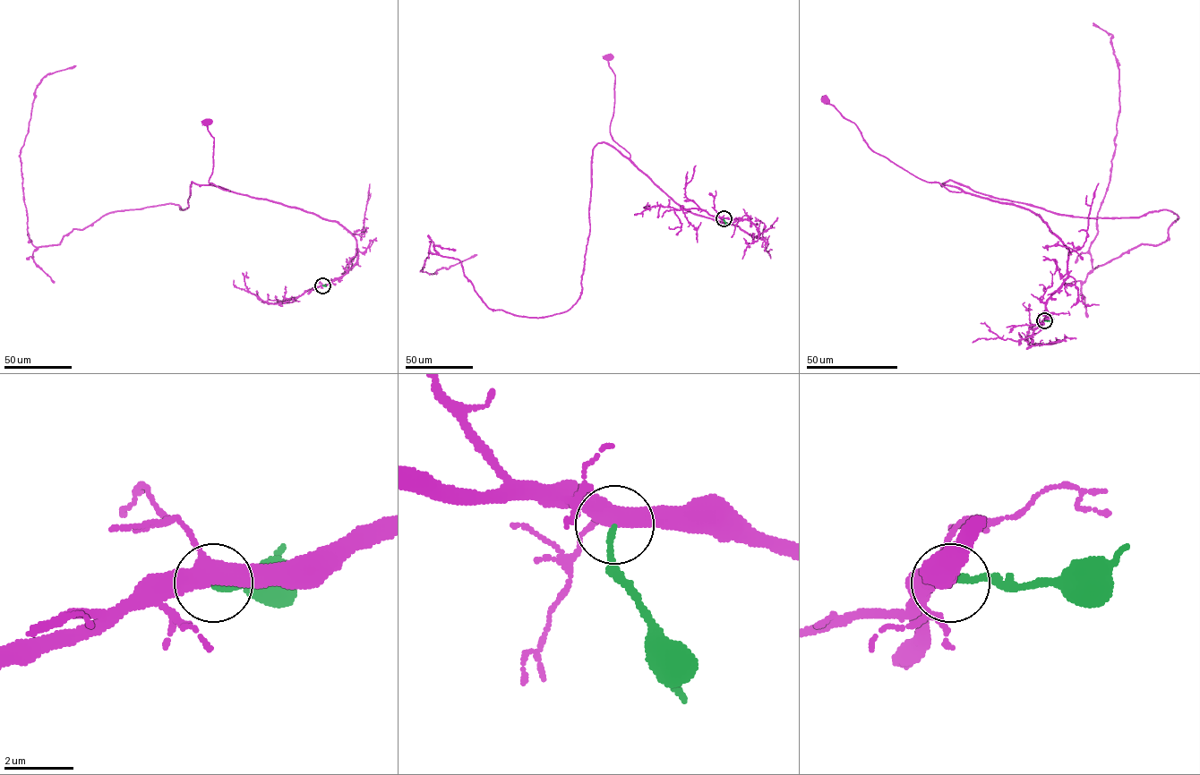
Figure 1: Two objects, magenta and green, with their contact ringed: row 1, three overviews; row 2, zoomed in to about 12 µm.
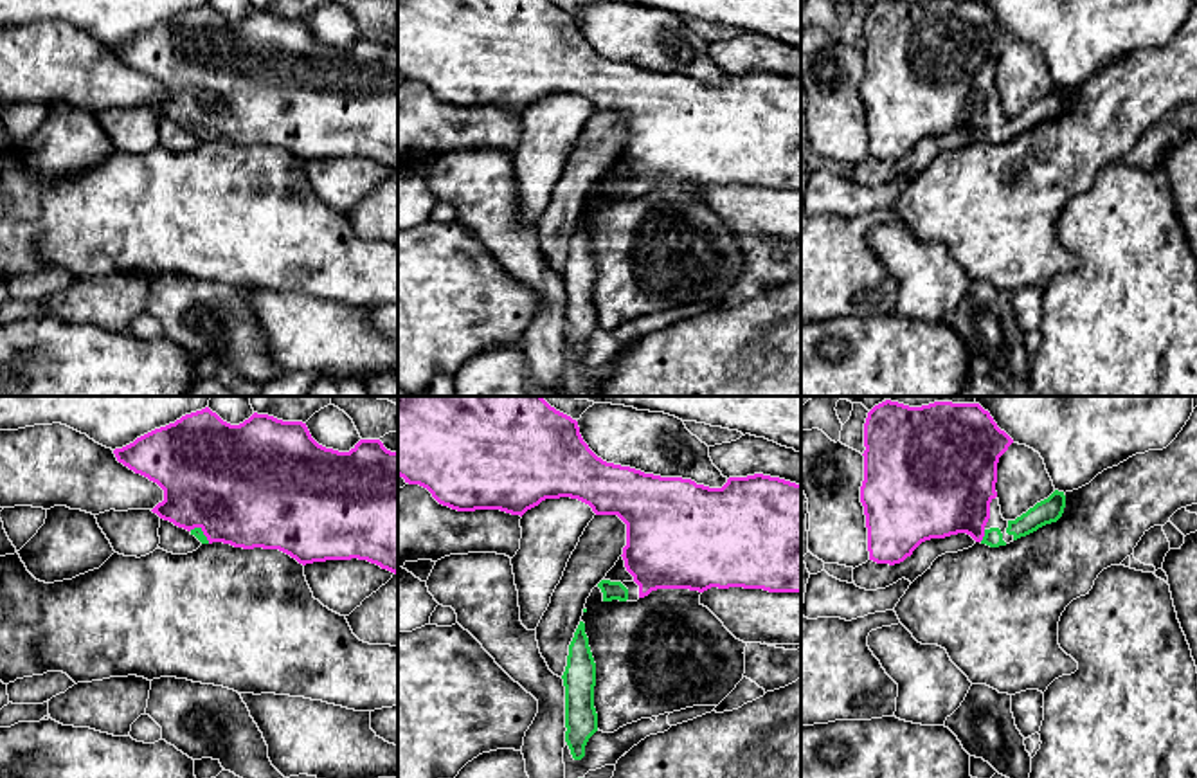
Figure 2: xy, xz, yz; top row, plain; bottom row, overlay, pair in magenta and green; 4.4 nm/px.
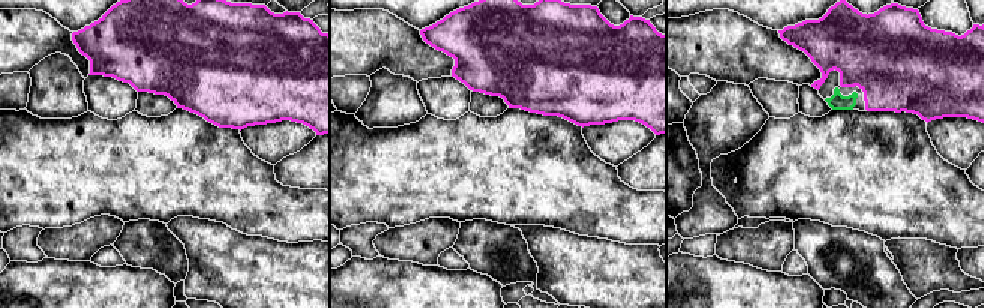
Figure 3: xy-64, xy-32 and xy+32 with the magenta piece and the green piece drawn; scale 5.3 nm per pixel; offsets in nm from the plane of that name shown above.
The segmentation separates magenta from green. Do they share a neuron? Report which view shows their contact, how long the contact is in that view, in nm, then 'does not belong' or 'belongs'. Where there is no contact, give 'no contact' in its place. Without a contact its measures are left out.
yz | 60 nm | belongs

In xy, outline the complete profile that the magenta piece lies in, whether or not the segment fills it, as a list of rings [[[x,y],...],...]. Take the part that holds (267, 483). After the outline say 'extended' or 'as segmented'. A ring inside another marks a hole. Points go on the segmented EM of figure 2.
[[[205,407],[113,454],[119,463],[164,490],[164,501],[151,511],[187,529],[202,544],[279,549],[302,565],[358,558],[398,573],[398,452],[387,450],[380,439],[360,439],[349,452],[338,452],[319,445],[302,421],[254,412],[243,423],[230,425]]]; extended

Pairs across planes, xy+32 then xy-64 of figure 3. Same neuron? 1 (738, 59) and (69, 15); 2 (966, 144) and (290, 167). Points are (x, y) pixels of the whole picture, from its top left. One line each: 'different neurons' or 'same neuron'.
1: different neurons
2: different neurons

